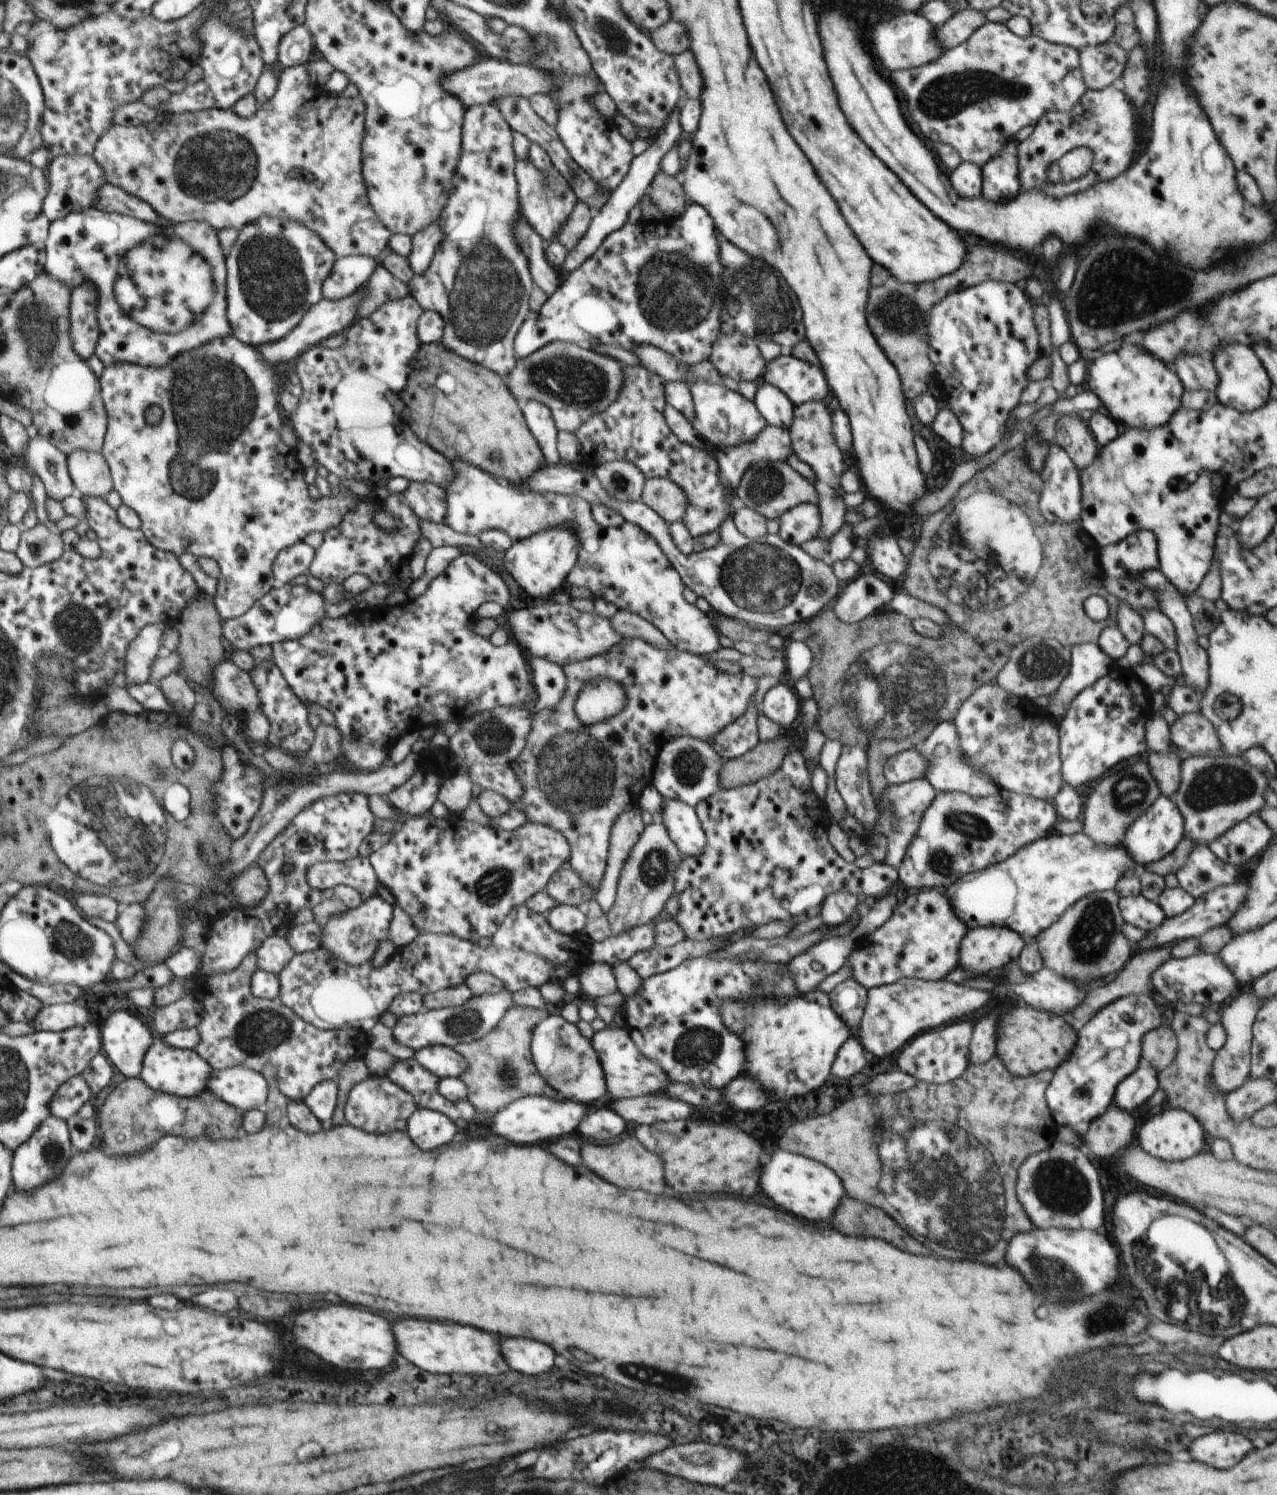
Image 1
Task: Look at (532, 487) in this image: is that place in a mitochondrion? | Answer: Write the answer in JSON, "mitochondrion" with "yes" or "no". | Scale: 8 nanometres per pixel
{"mitochondrion":"no"}

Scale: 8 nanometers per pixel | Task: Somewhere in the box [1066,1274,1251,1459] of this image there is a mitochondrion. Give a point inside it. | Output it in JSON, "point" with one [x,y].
{"point":[1105,1317]}

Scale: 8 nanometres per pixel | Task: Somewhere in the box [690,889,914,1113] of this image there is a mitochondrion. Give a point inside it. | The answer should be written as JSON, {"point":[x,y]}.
{"point":[756,984]}

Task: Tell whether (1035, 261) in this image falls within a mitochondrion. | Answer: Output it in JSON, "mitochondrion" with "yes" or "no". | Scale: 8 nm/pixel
{"mitochondrion":"no"}

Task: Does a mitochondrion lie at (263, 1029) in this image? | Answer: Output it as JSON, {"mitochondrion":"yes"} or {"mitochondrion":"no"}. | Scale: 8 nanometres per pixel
{"mitochondrion":"yes"}

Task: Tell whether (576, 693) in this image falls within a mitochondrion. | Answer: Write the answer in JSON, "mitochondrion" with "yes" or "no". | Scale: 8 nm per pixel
{"mitochondrion":"no"}

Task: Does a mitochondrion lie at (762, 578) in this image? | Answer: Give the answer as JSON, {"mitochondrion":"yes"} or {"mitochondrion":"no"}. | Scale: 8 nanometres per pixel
{"mitochondrion":"yes"}

